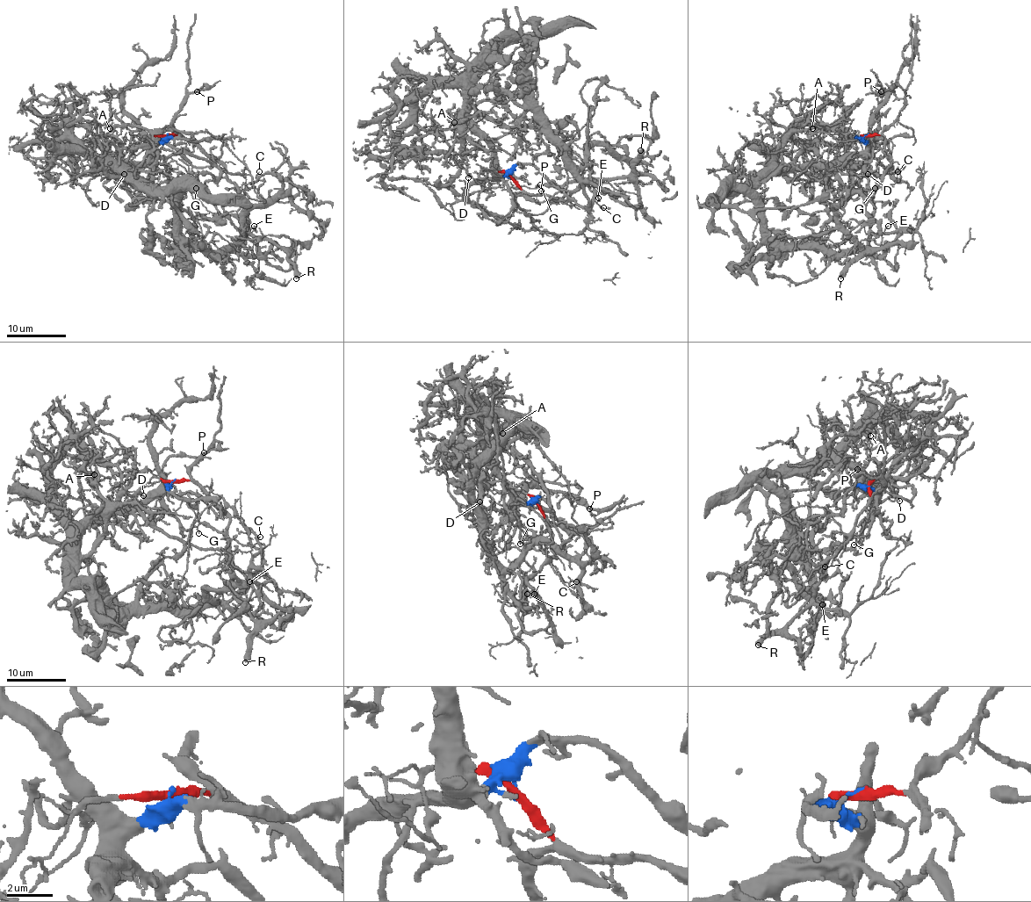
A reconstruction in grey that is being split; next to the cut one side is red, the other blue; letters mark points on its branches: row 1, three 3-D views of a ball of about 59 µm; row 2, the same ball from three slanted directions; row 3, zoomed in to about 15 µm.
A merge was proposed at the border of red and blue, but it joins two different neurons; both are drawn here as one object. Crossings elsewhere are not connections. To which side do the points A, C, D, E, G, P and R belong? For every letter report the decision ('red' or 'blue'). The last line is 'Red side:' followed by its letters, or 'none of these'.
A: blue
C: red
D: blue
E: red
G: red
P: red
R: red
Red side: C, E, G, P, R

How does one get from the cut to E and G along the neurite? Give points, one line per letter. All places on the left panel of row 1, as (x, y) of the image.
E: (168, 135), (178, 135), (198, 143), (219, 161), (238, 192), (247, 229), (251, 233), (254, 225)
G: (168, 135), (191, 140), (223, 165), (226, 171), (223, 177), (199, 174), (193, 182), (196, 188)

